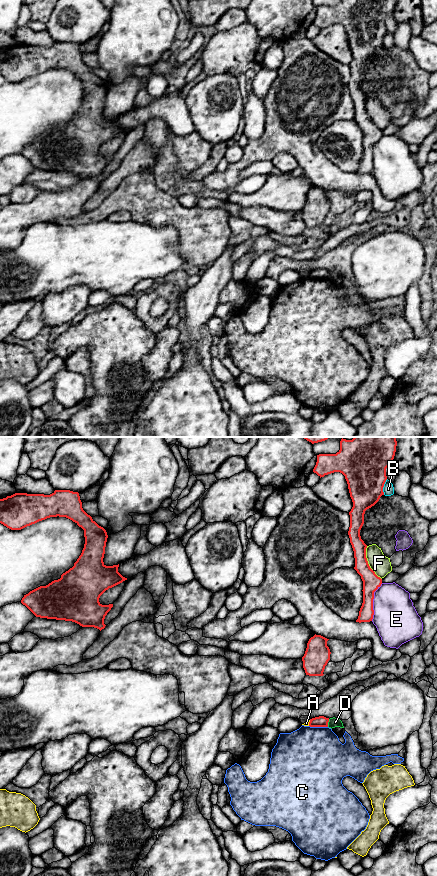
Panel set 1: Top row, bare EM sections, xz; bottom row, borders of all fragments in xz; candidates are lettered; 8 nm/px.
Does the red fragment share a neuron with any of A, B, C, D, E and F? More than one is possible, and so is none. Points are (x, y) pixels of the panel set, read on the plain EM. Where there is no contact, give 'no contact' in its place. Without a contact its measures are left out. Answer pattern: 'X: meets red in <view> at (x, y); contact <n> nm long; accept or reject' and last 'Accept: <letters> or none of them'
A: meets red in xz at (309, 275); contact 50 nm long; reject
B: meets red in xz at (383, 38); contact 130 nm long; reject
C: meets red in xz at (318, 278); contact 150 nm long; reject
D: meets red in xz at (327, 275); contact 70 nm long; reject
E: meets red in xz at (372, 154); contact 320 nm long; reject
F: meets red in xz at (367, 115); contact 300 nm long; reject
Accept: none of them

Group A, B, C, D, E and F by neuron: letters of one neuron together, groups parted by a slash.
A / B E / C / D / F

